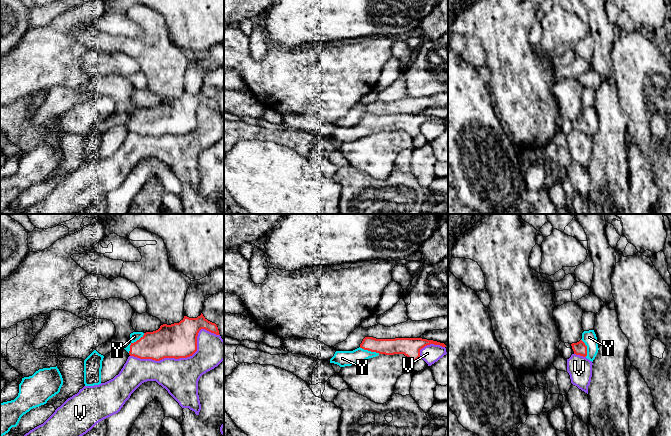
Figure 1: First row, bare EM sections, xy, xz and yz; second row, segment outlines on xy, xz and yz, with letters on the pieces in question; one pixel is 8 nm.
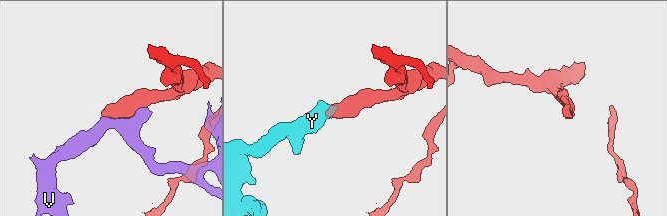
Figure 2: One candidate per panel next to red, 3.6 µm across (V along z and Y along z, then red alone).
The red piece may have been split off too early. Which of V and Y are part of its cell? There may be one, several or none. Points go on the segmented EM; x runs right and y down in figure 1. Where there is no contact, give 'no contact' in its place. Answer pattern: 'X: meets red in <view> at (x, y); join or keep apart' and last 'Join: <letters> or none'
V: meets red in xy at (182, 357); keep apart
Y: meets red in xy at (134, 342); join
Join: Y

